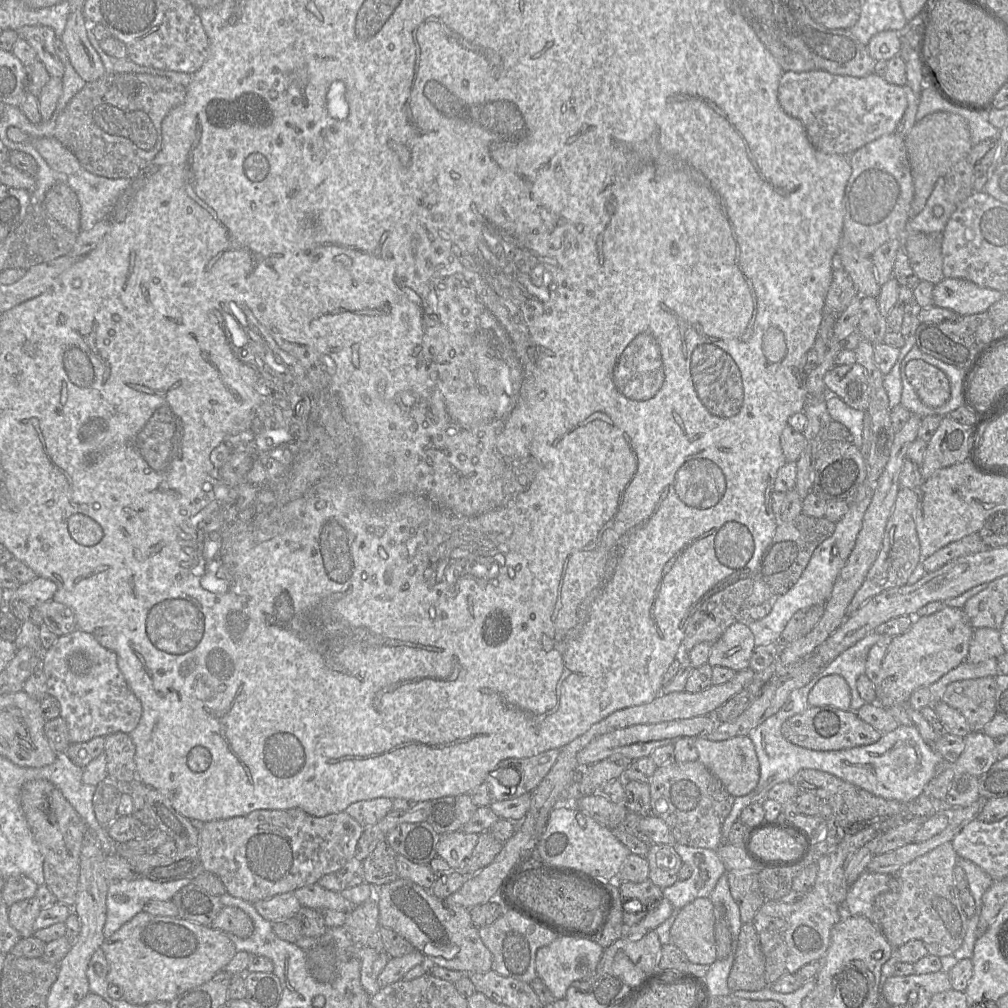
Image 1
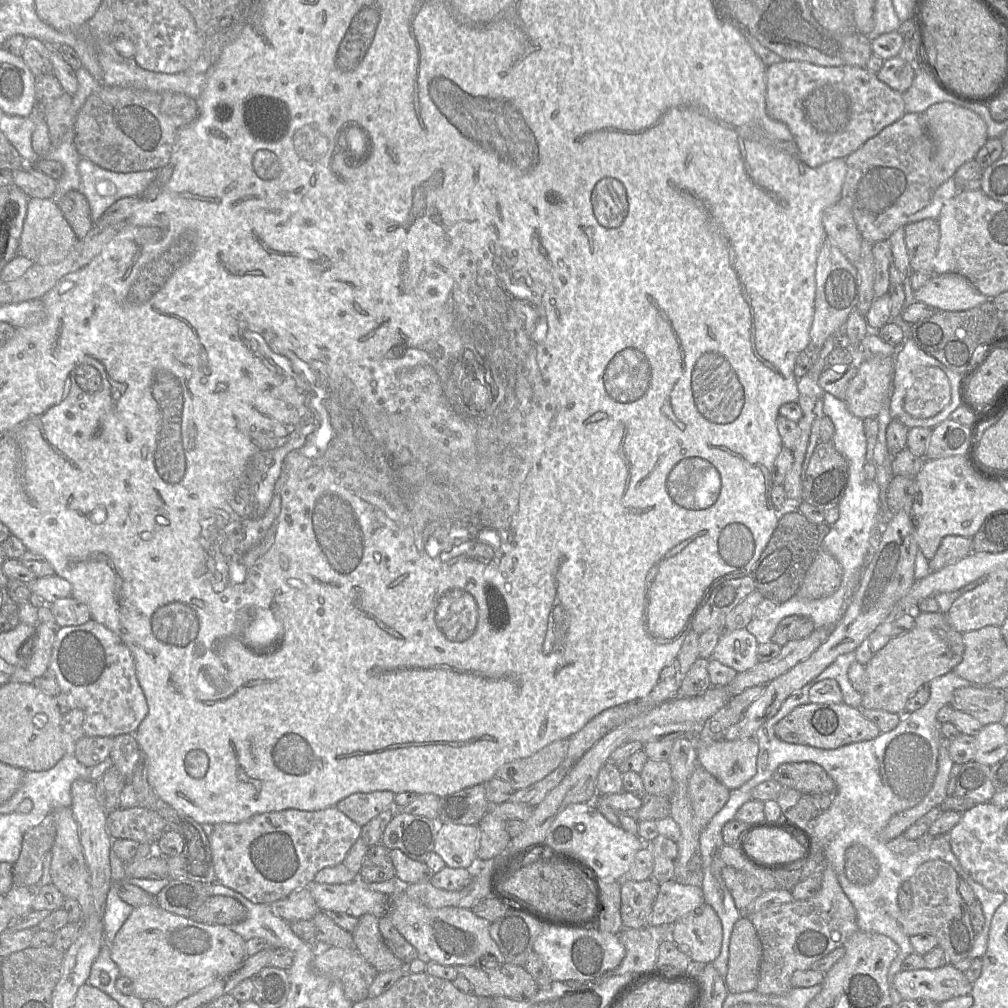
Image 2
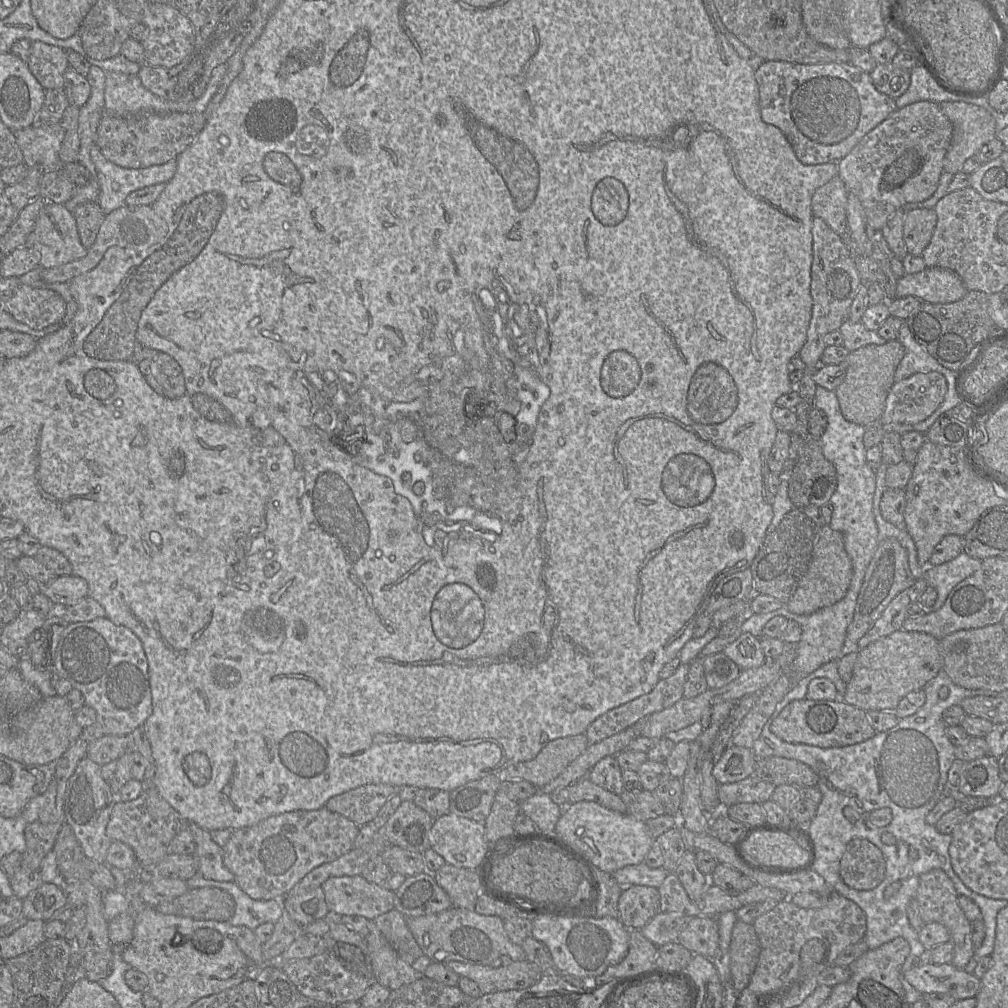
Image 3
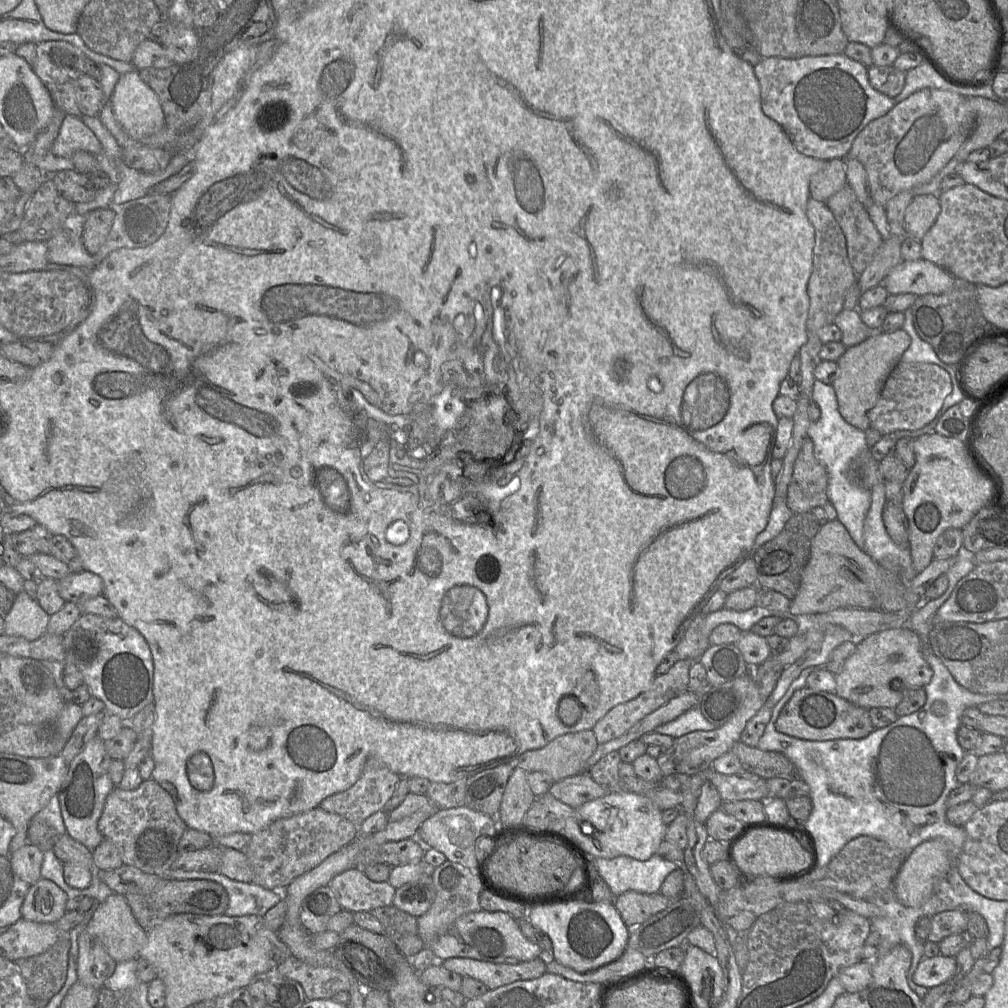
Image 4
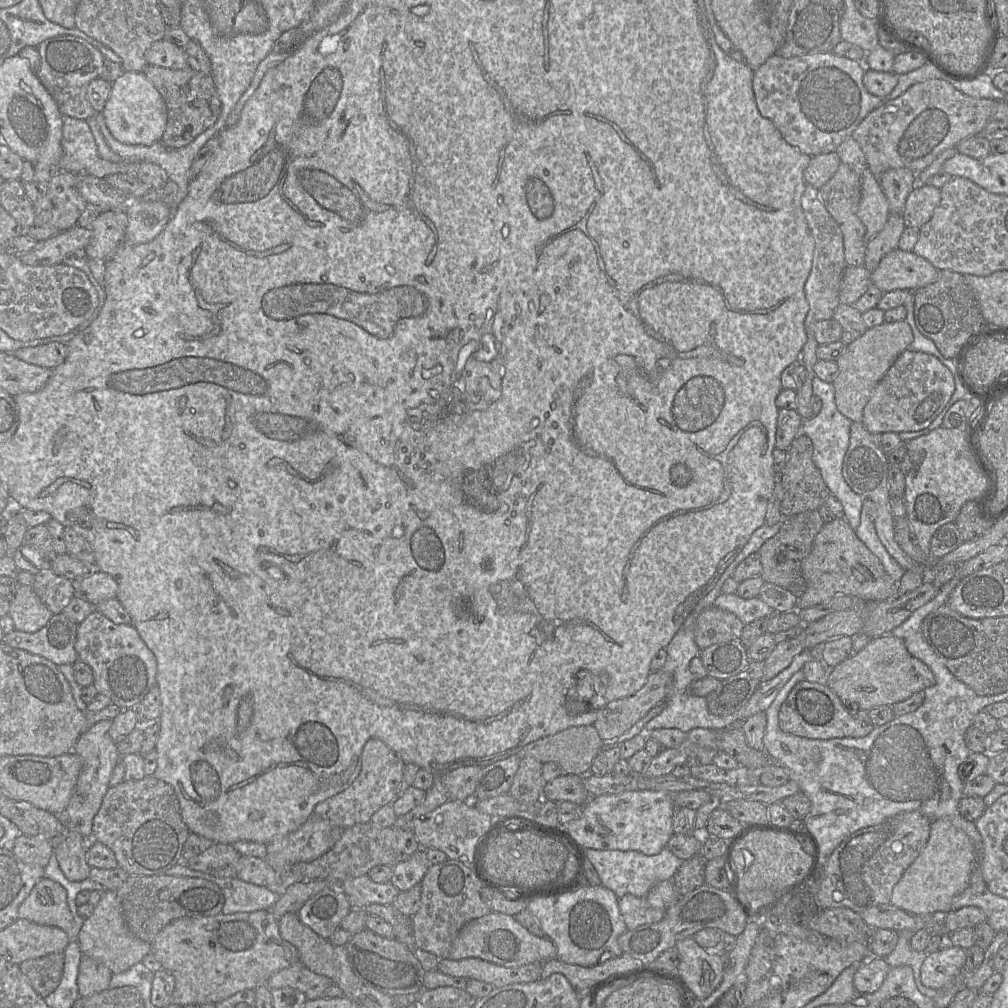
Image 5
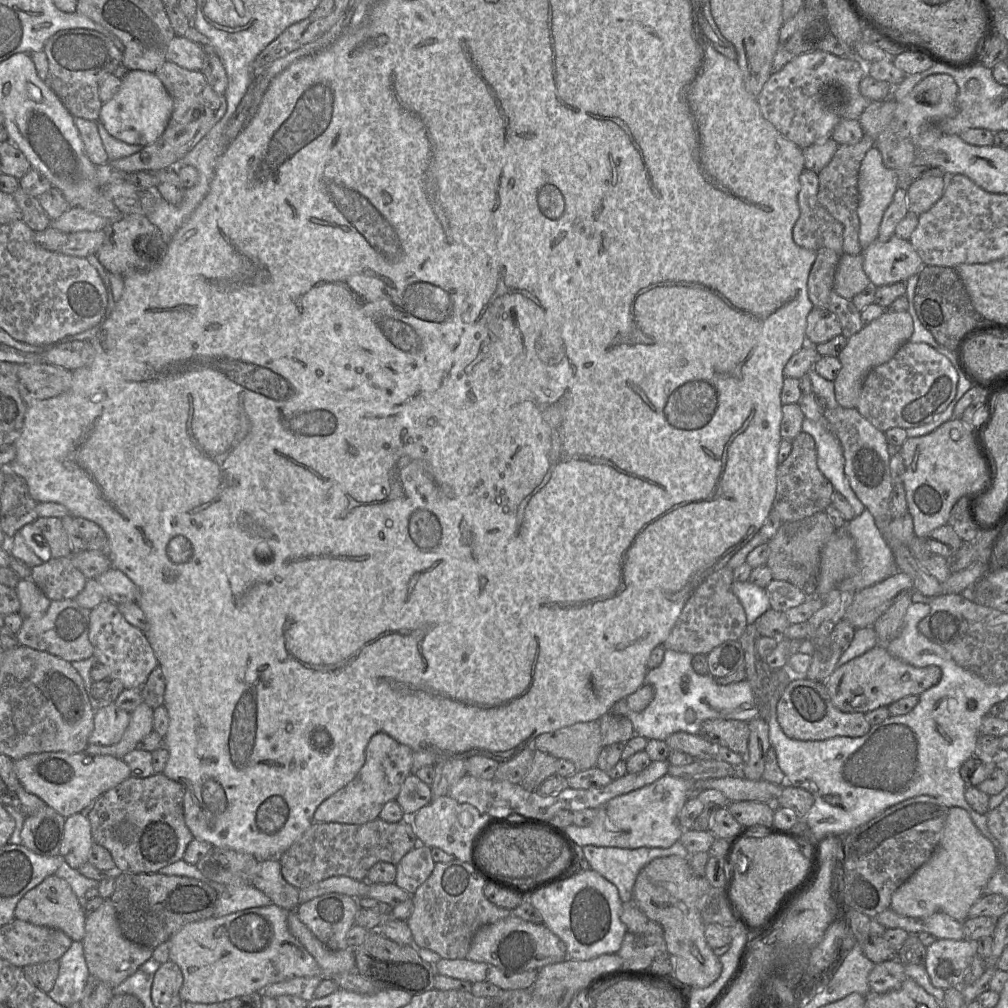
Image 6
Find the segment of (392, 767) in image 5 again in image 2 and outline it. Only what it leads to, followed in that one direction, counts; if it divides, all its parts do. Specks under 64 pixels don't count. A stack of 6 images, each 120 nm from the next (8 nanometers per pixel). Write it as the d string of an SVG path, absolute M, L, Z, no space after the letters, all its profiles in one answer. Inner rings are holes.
M389 790L353 793L340 800L335 807L360 826L384 810L394 807L395 793Z

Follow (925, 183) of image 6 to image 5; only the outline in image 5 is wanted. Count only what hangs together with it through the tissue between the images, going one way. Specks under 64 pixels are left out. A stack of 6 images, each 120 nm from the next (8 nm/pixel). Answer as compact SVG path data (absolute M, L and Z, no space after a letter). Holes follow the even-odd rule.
M930 184L915 187L902 212L905 226L921 228L931 219L940 201L941 189Z

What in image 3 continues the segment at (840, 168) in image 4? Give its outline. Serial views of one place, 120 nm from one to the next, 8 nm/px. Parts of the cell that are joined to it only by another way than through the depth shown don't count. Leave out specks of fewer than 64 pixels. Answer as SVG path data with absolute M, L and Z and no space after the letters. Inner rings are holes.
M839 175L816 189L812 196L813 216L823 219L841 238L847 237L847 188Z

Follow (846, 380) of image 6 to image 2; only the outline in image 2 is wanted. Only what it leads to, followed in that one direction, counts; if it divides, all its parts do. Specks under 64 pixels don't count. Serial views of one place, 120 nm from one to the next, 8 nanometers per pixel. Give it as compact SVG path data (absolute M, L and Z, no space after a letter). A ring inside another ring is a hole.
M872 357L871 359L865 359L857 362L857 373L848 384L845 397L845 402L850 412L856 417L865 419L868 417L876 417L880 412L881 408L883 407L883 405L887 404L887 402L889 402L890 407L891 381L893 379L893 374L894 374L893 357Z

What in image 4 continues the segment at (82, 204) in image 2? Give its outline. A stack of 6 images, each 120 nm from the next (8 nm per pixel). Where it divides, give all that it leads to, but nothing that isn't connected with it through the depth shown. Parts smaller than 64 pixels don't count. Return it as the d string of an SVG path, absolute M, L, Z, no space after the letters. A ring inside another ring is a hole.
M113 208L95 209L82 219L82 243L86 251L94 255L106 241L115 218Z

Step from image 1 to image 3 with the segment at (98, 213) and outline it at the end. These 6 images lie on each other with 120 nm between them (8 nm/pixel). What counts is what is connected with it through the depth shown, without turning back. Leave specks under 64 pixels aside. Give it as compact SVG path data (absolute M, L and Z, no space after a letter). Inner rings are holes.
M96 144L91 146L90 156L100 188L97 203L105 215L125 205L130 193L154 184L167 183L177 168L177 160L147 168L124 168L107 160Z

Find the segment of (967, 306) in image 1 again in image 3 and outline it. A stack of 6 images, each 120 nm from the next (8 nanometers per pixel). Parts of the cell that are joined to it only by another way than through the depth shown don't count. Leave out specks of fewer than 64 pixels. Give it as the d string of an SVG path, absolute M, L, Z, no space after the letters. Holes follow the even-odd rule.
M939 267L905 274L898 278L896 296L915 296L931 303L951 303L963 298L968 290L957 273Z

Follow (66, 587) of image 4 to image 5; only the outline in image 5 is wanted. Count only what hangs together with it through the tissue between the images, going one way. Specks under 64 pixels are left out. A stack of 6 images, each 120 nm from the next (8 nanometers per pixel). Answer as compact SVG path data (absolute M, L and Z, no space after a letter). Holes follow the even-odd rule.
M101 570L92 571L75 582L74 596L98 605L100 602L115 598L118 592L117 581Z

